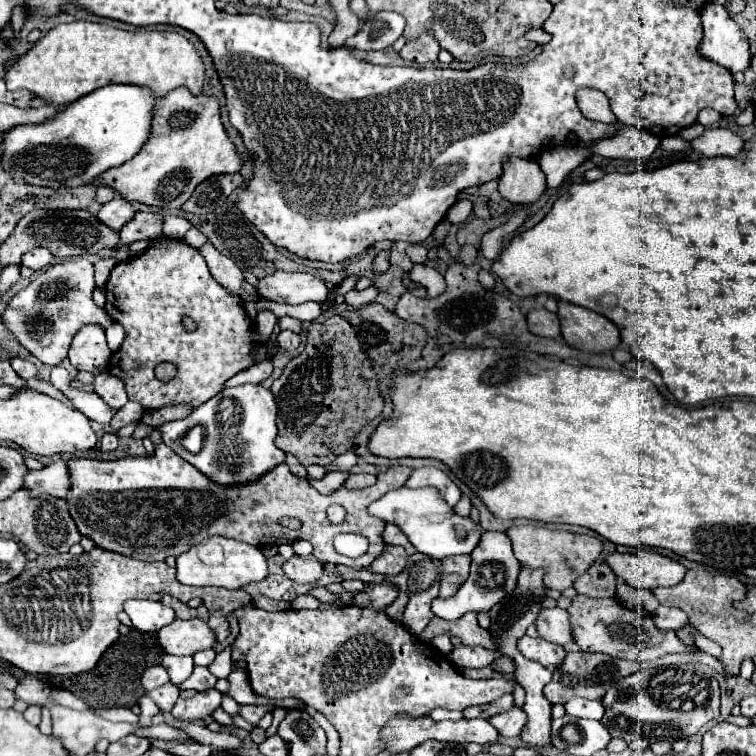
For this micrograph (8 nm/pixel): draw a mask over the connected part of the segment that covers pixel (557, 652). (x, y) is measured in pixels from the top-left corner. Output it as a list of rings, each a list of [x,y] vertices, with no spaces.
[[[527,634],[519,640],[517,646],[519,646],[519,652],[521,652],[525,658],[535,660],[535,662],[539,662],[541,666],[557,666],[557,664],[563,662],[563,658],[565,658],[565,654],[567,654],[561,646],[551,644],[551,642],[543,640],[543,638],[531,638],[531,636],[527,636]]]

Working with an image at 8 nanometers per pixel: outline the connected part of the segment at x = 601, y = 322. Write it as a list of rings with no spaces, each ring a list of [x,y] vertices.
[[[559,300],[557,316],[561,320],[563,338],[567,344],[579,350],[603,352],[613,350],[621,344],[619,328],[609,318],[603,318],[593,310]]]

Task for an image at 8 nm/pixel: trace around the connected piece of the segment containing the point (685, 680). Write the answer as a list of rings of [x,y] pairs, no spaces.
[[[687,662],[687,664],[667,666],[661,670],[639,670],[619,680],[619,684],[613,684],[601,702],[605,706],[605,716],[601,718],[601,724],[609,730],[611,736],[625,738],[627,742],[635,738],[645,738],[651,742],[655,740],[675,742],[681,738],[695,736],[703,724],[719,718],[719,684],[707,666],[699,662]]]

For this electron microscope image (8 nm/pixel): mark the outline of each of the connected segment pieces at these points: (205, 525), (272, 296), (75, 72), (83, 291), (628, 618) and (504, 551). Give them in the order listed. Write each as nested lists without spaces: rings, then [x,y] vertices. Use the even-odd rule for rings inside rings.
[[[161,442],[155,446],[155,454],[145,454],[145,456],[127,456],[127,458],[117,458],[117,460],[91,460],[91,458],[79,458],[79,460],[69,460],[71,464],[71,496],[67,496],[67,502],[71,504],[71,516],[79,528],[81,534],[93,538],[93,542],[99,548],[107,548],[111,552],[119,552],[137,560],[165,560],[167,556],[179,556],[187,552],[191,546],[199,544],[203,538],[211,538],[215,534],[225,536],[225,538],[235,538],[239,542],[247,542],[257,548],[267,548],[267,546],[279,546],[279,544],[291,544],[295,540],[307,540],[313,544],[313,556],[321,564],[345,564],[349,568],[369,568],[371,562],[383,552],[385,542],[383,542],[383,530],[385,524],[379,518],[367,516],[367,504],[373,500],[381,498],[385,492],[401,488],[409,476],[411,468],[409,466],[391,466],[389,470],[381,472],[377,476],[377,482],[369,488],[363,490],[349,490],[347,486],[341,486],[329,496],[319,494],[307,478],[299,478],[289,472],[289,466],[283,462],[263,474],[259,480],[247,482],[247,484],[233,484],[233,486],[223,486],[213,482],[209,476],[199,472],[195,466],[187,464],[181,456],[175,456],[175,452]],[[329,504],[341,504],[347,510],[347,518],[341,526],[335,526],[327,520],[327,506]],[[281,518],[297,518],[301,522],[301,528],[291,530],[279,524]],[[341,532],[349,534],[361,534],[369,540],[369,550],[359,556],[359,558],[345,558],[335,552],[333,548],[333,538]]]
[[[275,272],[259,280],[259,290],[261,296],[265,296],[271,302],[277,304],[303,304],[303,302],[325,302],[329,296],[327,284],[307,272],[297,272],[297,274],[287,274],[287,272]]]
[[[75,20],[51,28],[25,56],[17,58],[7,72],[7,88],[25,88],[49,104],[65,108],[99,86],[113,82],[147,86],[157,96],[165,96],[177,86],[201,92],[203,74],[205,66],[197,48],[179,32],[125,32],[109,24]]]
[[[87,258],[57,262],[11,298],[9,308],[3,314],[3,322],[35,358],[43,364],[57,366],[67,357],[73,336],[81,326],[113,324],[109,314],[93,302],[91,294],[95,288],[95,266]]]
[[[577,594],[573,598],[573,604],[569,606],[571,624],[573,624],[573,638],[585,652],[603,652],[613,658],[623,660],[655,660],[665,654],[683,654],[683,652],[699,652],[699,648],[687,646],[679,640],[679,636],[673,630],[659,630],[649,614],[643,616],[643,612],[629,610],[621,604],[617,604],[615,598],[591,598]]]
[[[485,532],[477,548],[471,552],[471,574],[465,580],[465,584],[457,590],[455,596],[441,600],[437,598],[431,604],[431,610],[435,616],[443,620],[457,620],[465,612],[481,612],[489,610],[493,604],[497,604],[503,596],[511,594],[517,584],[517,574],[521,570],[519,560],[513,554],[511,540],[505,536],[505,532]]]

